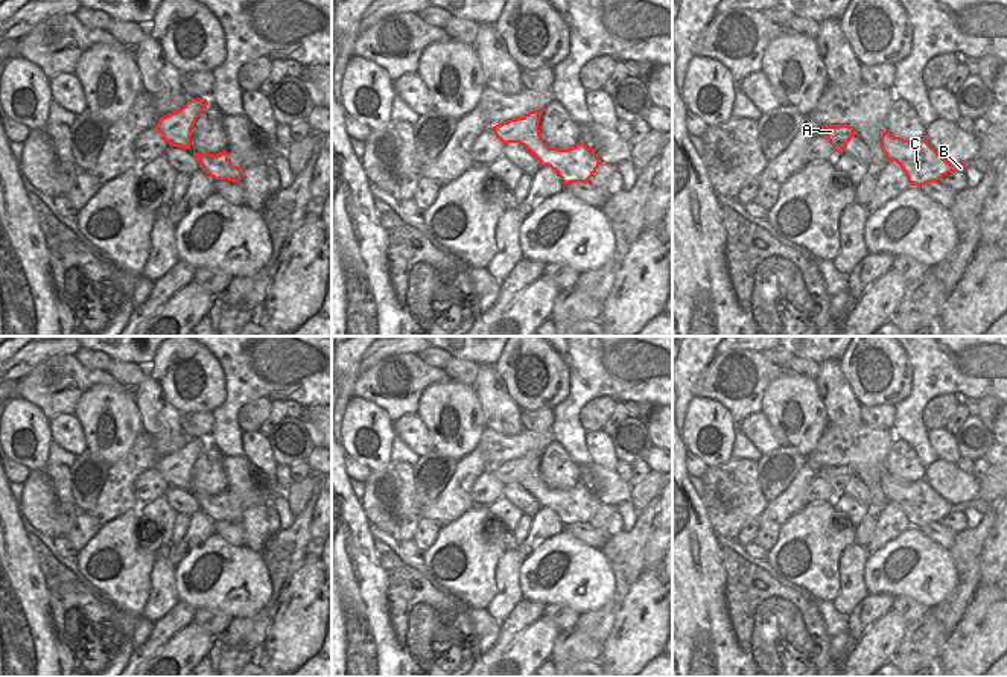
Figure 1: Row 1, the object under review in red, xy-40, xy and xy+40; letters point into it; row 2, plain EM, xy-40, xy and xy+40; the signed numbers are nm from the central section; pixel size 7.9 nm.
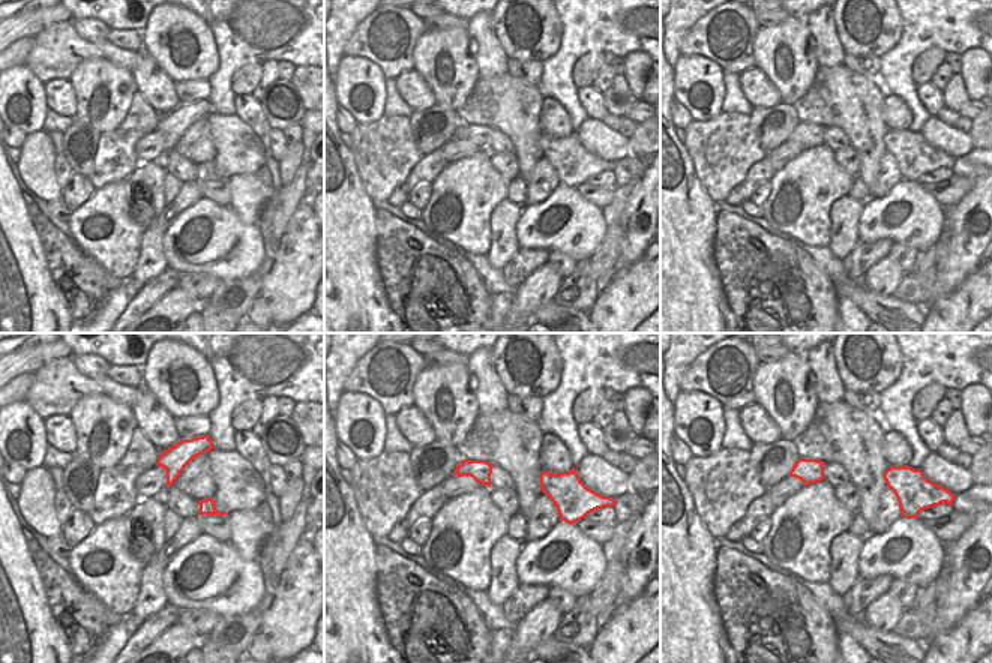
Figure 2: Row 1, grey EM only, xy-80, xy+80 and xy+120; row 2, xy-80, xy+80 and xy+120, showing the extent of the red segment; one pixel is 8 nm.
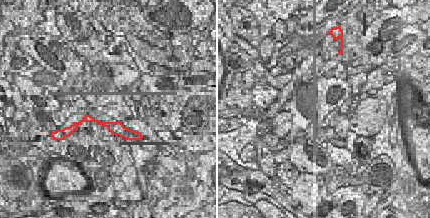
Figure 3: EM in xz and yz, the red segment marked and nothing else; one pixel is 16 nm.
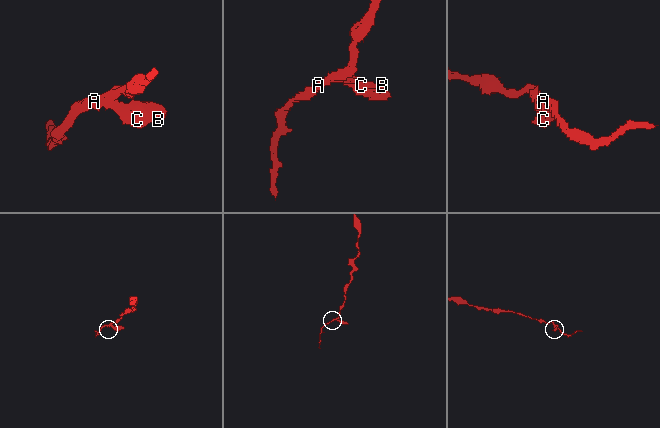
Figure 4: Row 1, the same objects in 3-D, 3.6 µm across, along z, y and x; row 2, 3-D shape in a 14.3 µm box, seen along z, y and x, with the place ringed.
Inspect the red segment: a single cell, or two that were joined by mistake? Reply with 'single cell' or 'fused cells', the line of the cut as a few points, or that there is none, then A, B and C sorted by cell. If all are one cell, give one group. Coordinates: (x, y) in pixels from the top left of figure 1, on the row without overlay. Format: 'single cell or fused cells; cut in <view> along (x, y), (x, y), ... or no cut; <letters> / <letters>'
single cell; no cut; A B C

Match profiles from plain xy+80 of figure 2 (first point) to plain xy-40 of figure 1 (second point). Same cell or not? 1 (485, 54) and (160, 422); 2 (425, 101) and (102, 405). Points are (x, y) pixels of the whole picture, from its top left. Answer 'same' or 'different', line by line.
1: same
2: different

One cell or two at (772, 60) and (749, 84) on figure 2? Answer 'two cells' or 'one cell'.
two cells

